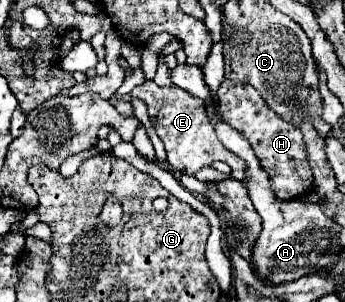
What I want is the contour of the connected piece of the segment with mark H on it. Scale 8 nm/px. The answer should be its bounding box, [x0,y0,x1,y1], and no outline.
[217,81,313,199]

